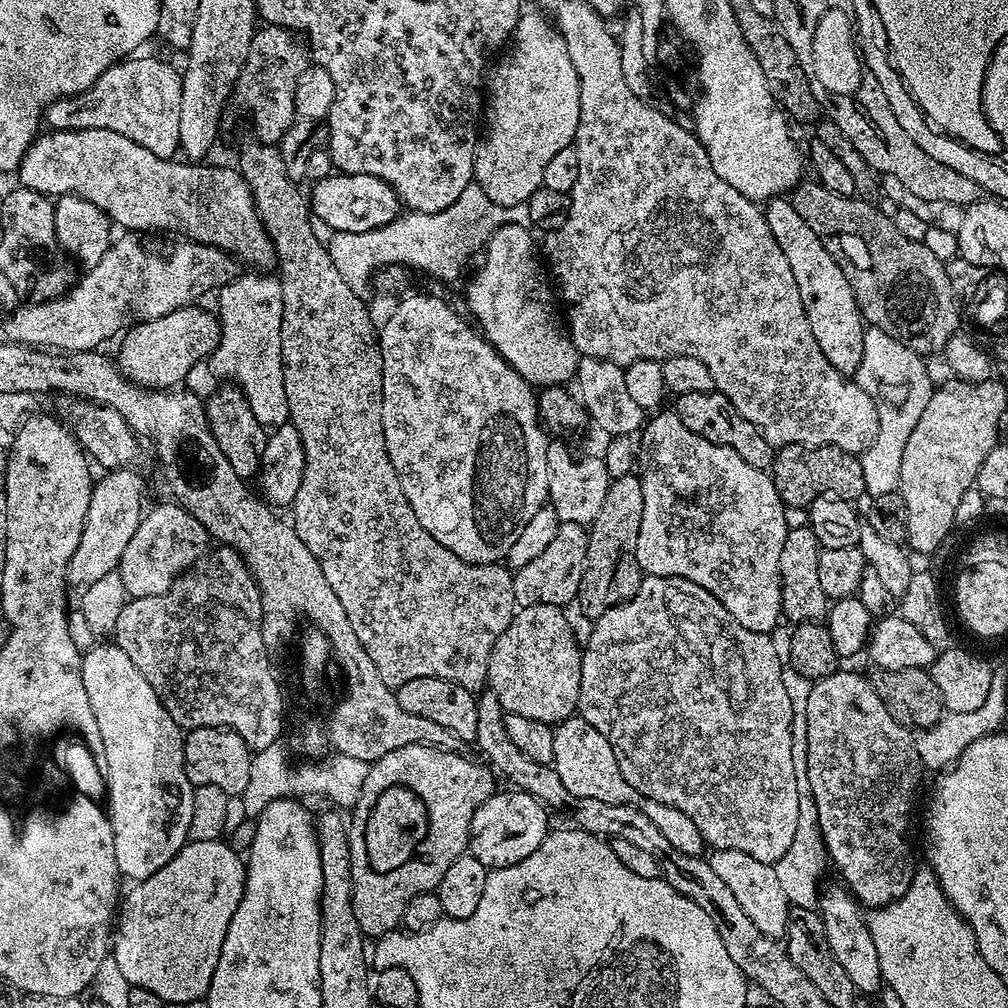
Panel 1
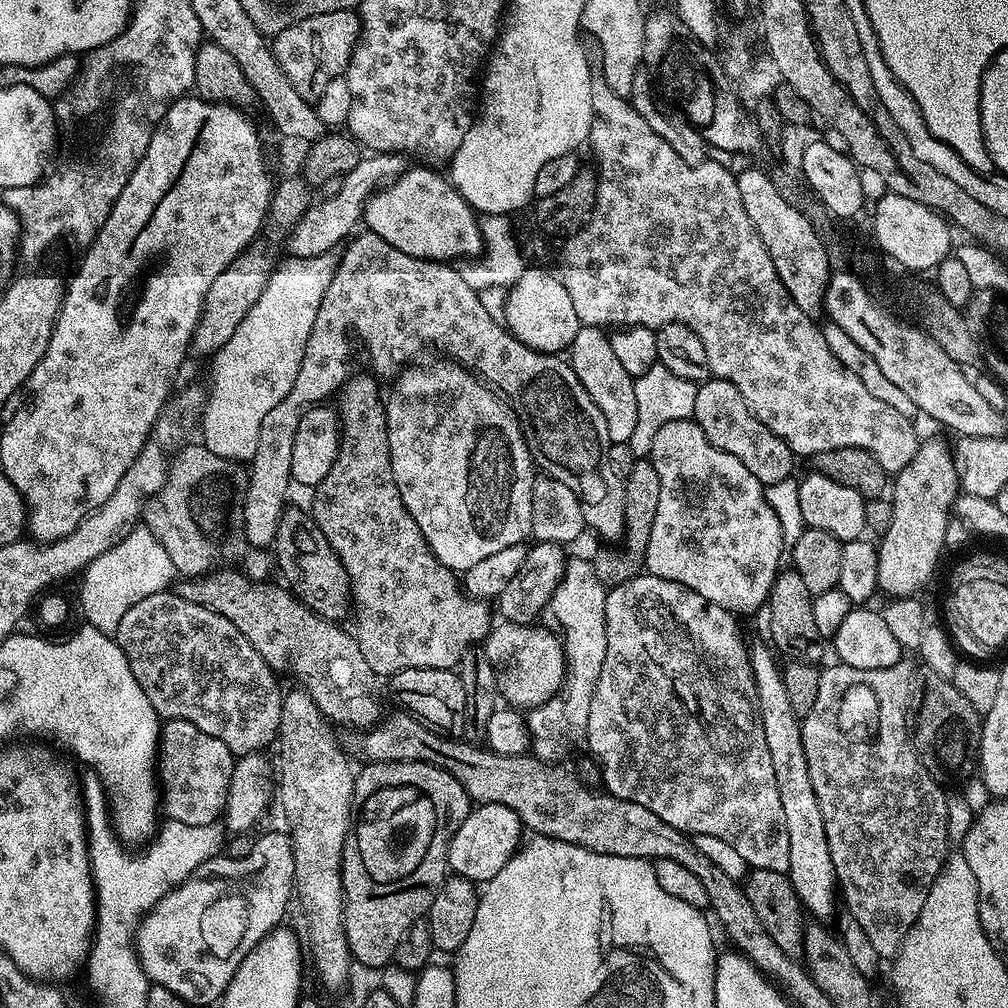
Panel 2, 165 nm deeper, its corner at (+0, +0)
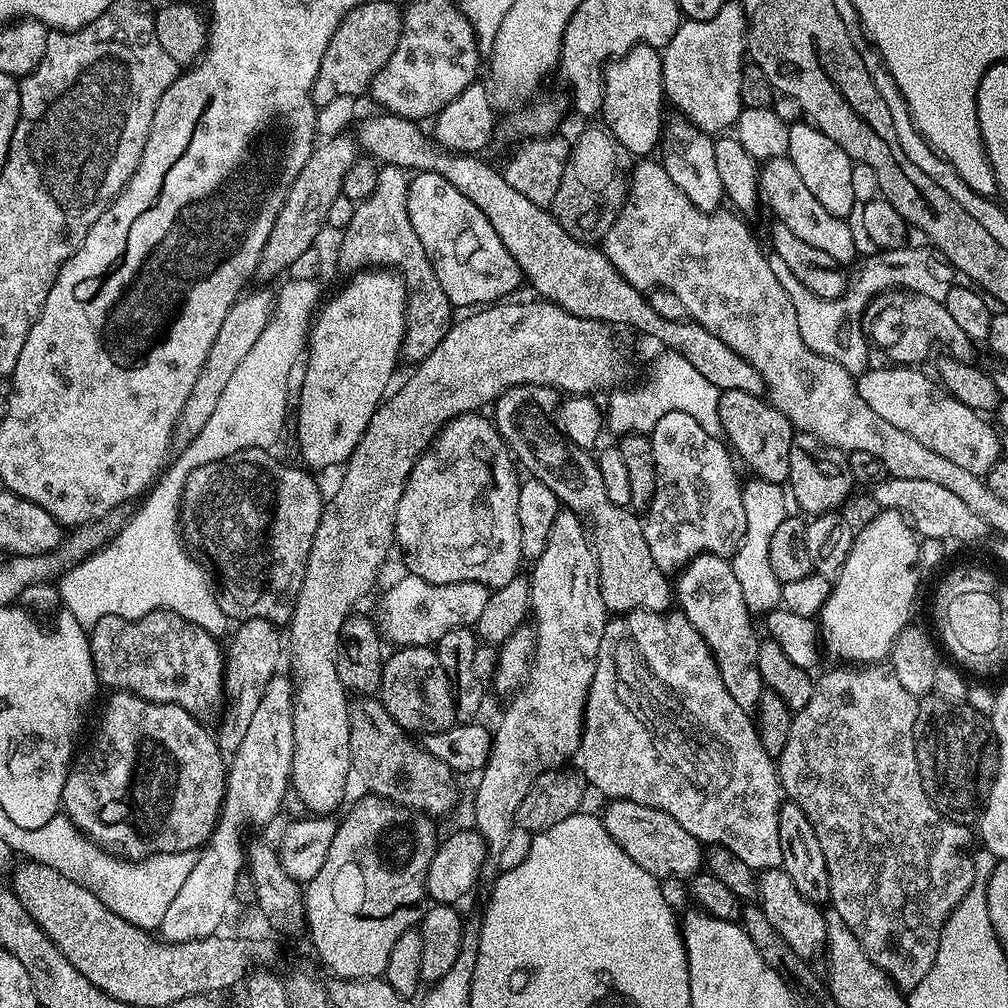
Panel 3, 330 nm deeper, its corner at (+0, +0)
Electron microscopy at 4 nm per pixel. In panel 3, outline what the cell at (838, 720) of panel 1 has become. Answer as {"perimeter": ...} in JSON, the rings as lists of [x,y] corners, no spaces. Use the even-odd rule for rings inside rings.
{"perimeter":[[[883,663],[832,667],[836,668],[830,669],[821,680],[817,679],[813,683],[810,702],[806,702],[806,706],[799,708],[792,717],[786,746],[778,757],[778,779],[783,795],[805,812],[818,836],[819,845],[822,846],[826,858],[826,870],[829,871],[828,900],[831,911],[842,914],[842,922],[846,922],[846,926],[854,930],[854,938],[858,938],[862,950],[866,950],[869,958],[895,982],[897,988],[911,990],[918,986],[918,982],[922,982],[922,978],[926,978],[926,974],[930,974],[930,966],[934,966],[934,958],[938,954],[938,942],[944,923],[974,882],[973,849],[968,848],[968,843],[974,840],[974,836],[973,833],[972,836],[968,833],[971,831],[965,825],[955,824],[942,815],[924,793],[914,742],[917,697],[912,696],[910,690],[905,690],[902,682],[898,682],[896,673]]]}

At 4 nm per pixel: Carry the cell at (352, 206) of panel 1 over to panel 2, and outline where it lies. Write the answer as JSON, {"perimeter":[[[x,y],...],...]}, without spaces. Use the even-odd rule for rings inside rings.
{"perimeter":[[[409,167],[395,182],[377,190],[364,204],[363,227],[369,232],[378,234],[378,238],[390,242],[394,250],[402,250],[402,254],[410,254],[414,258],[437,262],[460,262],[465,258],[479,257],[484,251],[484,240],[477,213],[464,201],[462,194],[458,194],[451,179],[444,177],[443,180],[432,169],[435,167],[424,167],[428,168]]]}

